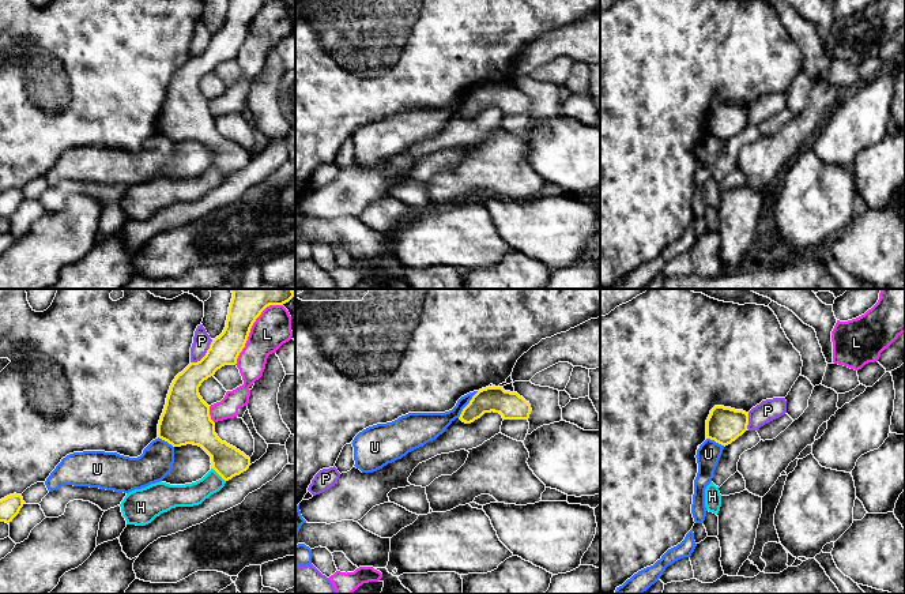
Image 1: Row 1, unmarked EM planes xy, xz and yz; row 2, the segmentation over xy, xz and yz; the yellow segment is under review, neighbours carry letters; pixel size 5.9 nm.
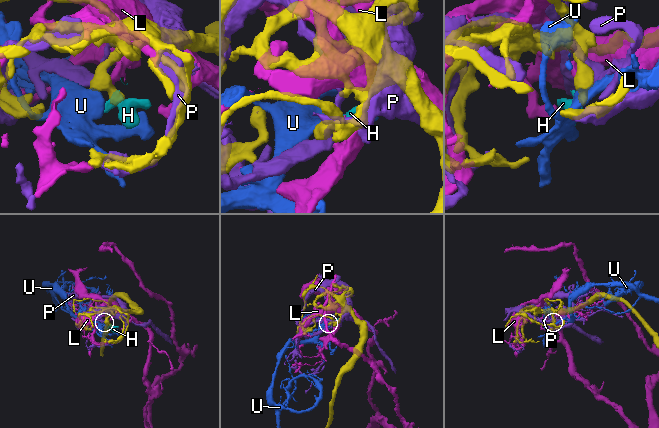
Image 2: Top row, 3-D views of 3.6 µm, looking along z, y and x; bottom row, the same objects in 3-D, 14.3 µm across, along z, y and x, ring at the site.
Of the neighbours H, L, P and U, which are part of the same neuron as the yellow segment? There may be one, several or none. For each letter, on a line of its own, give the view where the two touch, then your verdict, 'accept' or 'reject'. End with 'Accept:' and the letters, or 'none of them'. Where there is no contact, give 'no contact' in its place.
H: xy | reject
L: xy | reject
P: xy | reject
U: xz | reject
Accept: none of them

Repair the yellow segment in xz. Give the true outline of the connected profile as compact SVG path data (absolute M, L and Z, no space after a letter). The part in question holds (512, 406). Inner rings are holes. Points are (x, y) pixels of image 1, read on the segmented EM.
M486 387L472 396L459 418L471 424L491 411L499 413L504 420L528 420L532 409L517 392L505 391L502 387Z

